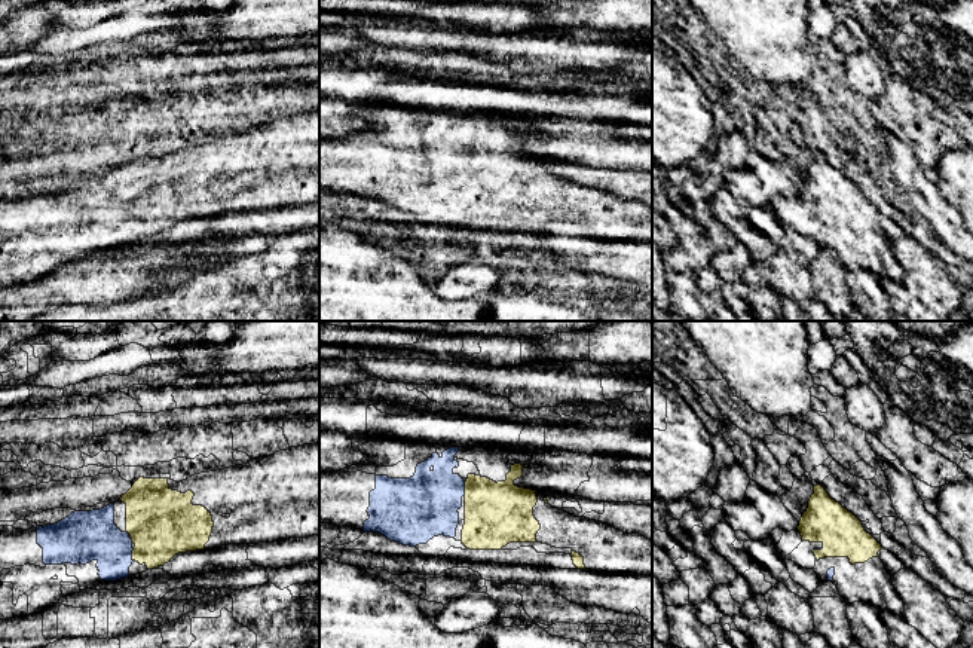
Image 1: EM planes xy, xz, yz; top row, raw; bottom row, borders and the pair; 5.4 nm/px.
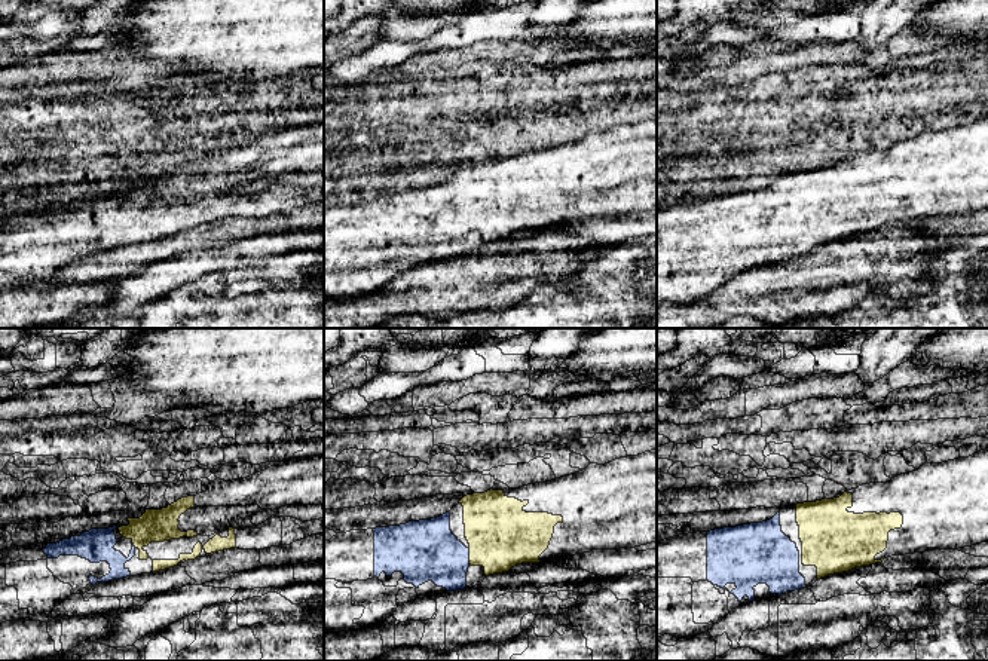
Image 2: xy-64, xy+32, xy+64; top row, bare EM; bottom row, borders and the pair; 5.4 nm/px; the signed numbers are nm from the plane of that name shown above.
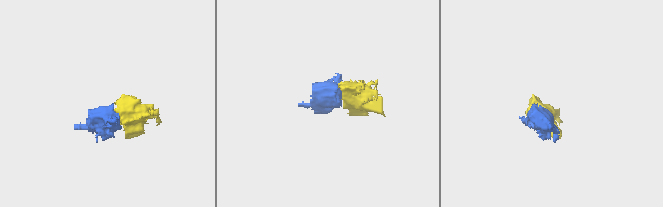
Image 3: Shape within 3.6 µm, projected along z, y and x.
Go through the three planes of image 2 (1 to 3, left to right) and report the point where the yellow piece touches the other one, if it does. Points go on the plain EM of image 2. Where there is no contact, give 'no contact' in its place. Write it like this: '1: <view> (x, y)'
1: xy-64 (132, 213)
2: xy+32 (468, 225)
3: no contact

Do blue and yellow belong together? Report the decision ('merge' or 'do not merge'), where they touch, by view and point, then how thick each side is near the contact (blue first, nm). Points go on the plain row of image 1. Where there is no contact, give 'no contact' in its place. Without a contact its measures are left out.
merge | xz (464, 155) | 340/340 nm

